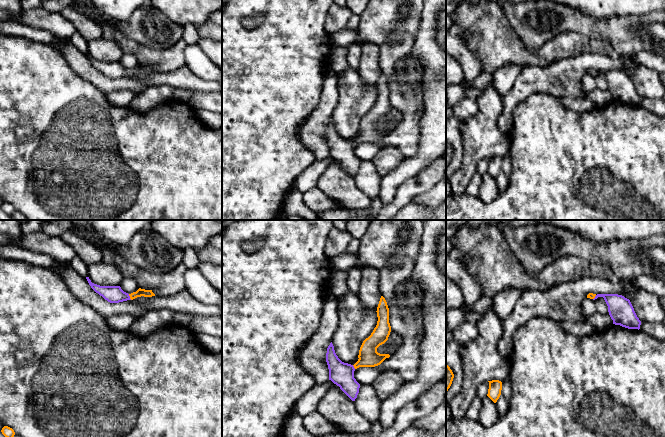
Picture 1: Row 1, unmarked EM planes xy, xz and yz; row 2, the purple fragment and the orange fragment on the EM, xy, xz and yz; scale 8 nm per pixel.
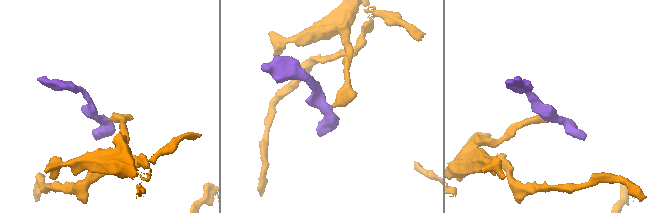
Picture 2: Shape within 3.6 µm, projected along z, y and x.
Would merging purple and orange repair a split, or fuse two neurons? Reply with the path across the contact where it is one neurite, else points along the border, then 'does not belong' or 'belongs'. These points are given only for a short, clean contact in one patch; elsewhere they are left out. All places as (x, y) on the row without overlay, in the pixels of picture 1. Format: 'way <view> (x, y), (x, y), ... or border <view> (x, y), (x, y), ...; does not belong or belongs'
way xy (114, 70), (129, 73), (140, 68); belongs

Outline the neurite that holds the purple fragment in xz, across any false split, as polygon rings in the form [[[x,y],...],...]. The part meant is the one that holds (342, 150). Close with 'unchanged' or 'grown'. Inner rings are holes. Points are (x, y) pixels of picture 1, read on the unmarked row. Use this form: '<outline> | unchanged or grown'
[[[383,72],[377,83],[377,101],[371,111],[366,114],[359,126],[358,137],[354,140],[342,138],[335,129],[332,118],[327,124],[326,138],[329,145],[329,156],[355,177],[359,169],[360,160],[354,154],[354,147],[359,143],[375,143],[380,141],[389,130],[380,130],[377,124],[384,120],[390,111],[389,84]]] | grown

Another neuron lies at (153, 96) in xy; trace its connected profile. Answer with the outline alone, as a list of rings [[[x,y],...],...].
[[[169,85],[150,86],[137,93],[129,107],[144,113],[161,104],[174,100],[174,88]]]

